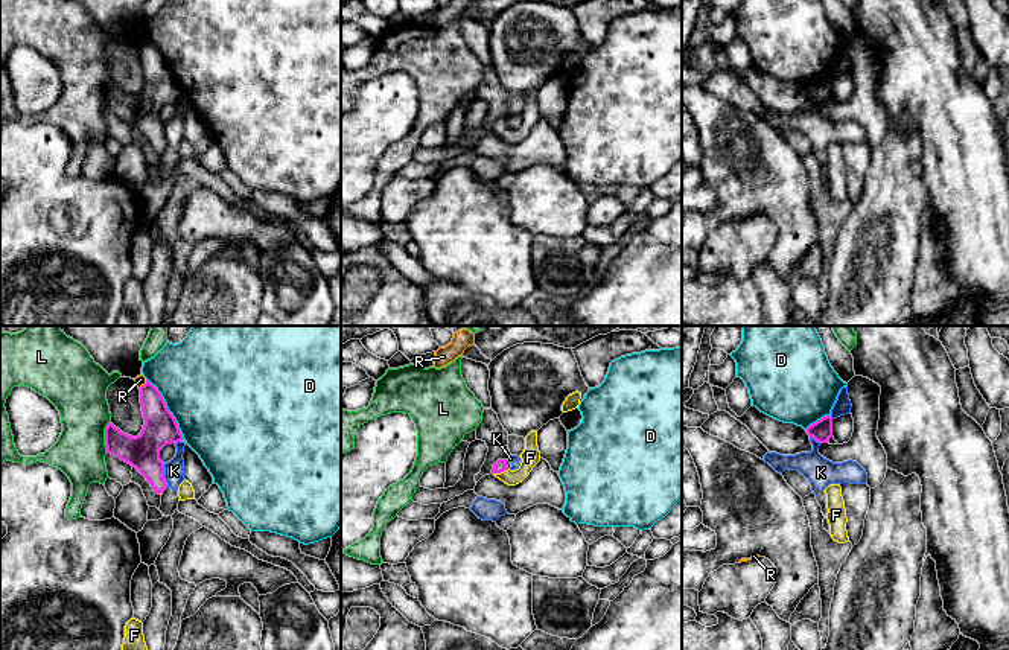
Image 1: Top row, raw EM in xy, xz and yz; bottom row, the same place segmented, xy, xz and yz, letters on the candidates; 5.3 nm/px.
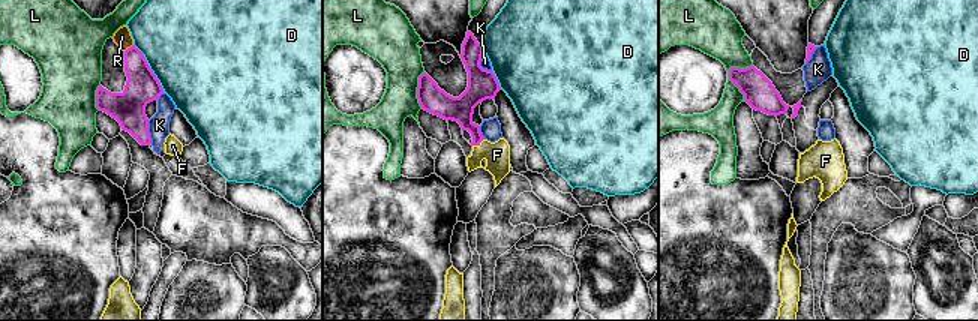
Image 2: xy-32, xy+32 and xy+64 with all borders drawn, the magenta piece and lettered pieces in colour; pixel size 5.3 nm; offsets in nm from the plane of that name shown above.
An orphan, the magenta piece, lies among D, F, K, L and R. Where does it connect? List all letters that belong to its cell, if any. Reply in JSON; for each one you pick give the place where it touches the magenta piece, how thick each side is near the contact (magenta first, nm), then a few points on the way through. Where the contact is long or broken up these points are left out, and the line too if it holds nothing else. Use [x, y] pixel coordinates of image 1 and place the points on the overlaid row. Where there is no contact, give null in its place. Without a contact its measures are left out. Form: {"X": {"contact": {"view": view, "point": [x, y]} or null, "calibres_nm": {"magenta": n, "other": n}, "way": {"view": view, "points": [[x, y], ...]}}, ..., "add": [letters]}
{"F": {"contact": {"view": "xz", "point": [501, 471]}, "calibres_nm": {"magenta": 70, "other": 100}, "way": {"view": "xz", "points": [[499, 466], [501, 471], [518, 474], [530, 457]]}}, "add": ["F"]}

